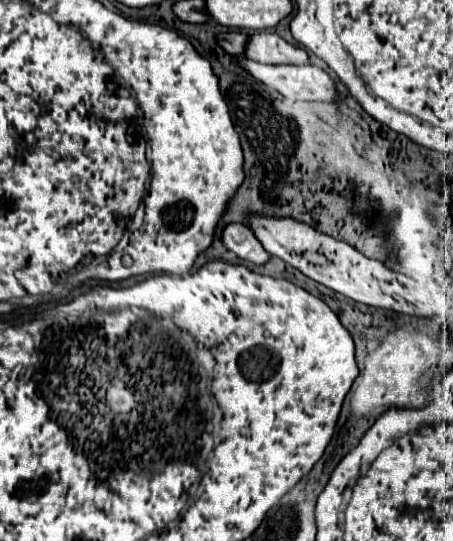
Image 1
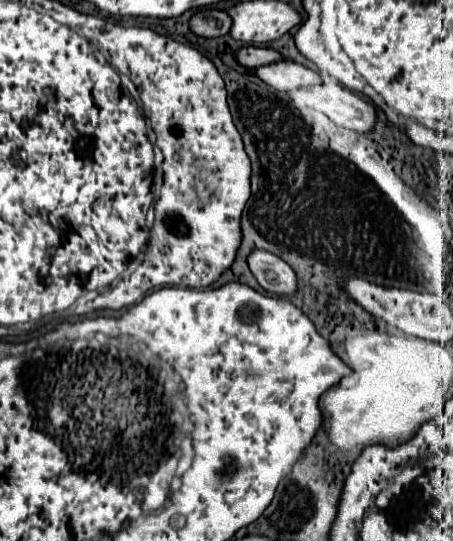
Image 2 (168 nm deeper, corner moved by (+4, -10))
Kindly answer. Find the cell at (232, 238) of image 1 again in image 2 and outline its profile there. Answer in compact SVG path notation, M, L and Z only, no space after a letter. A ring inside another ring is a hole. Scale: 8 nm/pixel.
M265 249L251 251L247 257L247 265L255 275L257 283L269 293L289 295L297 289L295 271L283 259L277 259L277 255Z

